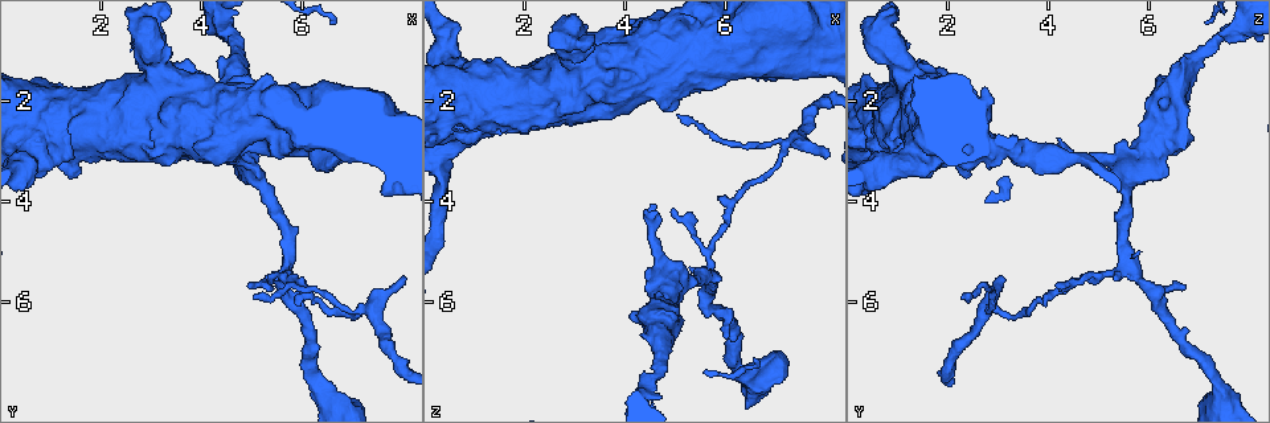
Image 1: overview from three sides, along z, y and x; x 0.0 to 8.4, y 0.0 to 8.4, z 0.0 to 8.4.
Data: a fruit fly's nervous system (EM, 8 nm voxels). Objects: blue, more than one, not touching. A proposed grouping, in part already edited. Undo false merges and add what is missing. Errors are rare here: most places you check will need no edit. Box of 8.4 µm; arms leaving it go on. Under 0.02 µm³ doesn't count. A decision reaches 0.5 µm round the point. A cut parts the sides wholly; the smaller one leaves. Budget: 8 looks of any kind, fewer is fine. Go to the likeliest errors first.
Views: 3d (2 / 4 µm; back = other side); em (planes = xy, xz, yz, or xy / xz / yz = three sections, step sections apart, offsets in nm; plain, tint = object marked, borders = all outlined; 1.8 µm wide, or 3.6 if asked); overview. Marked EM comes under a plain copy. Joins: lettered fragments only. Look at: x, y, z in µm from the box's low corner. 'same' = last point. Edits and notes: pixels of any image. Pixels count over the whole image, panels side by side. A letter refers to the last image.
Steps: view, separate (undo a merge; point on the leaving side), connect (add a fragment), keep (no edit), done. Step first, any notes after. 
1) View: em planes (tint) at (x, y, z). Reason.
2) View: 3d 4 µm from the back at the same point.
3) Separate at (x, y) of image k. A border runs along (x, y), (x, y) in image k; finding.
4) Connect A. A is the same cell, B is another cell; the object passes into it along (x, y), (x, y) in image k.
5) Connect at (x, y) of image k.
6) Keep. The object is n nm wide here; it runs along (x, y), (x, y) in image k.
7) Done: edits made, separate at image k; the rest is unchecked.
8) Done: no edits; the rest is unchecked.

View: em planes (borders) at (7.35, 6.10, 2.80). Sharp bend.

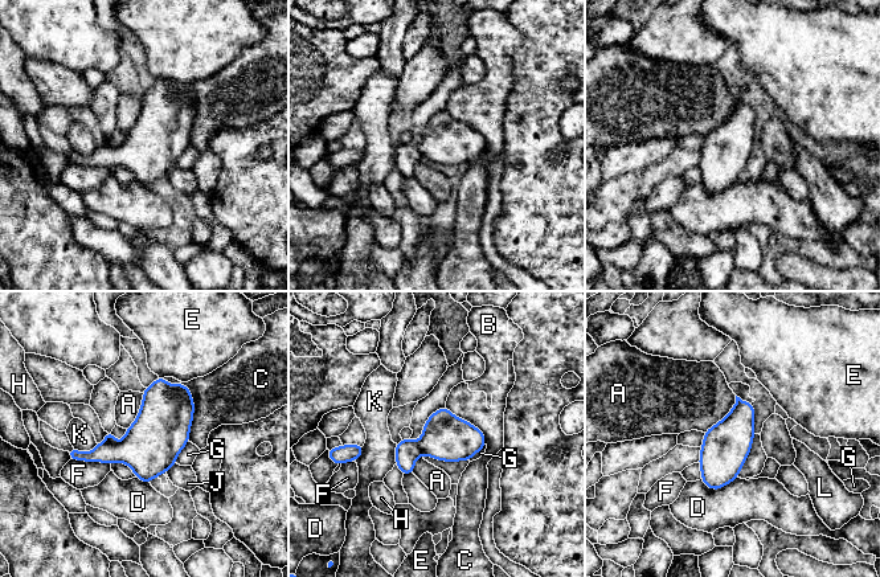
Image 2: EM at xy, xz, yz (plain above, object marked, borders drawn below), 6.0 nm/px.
Separate at (150, 446) of image 2. A, B, C, D, E, F, G, H, J, K and L are other cells; a border runs along (103, 441), (114, 443) in image 2; two neurons meet here.

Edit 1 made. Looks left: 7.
View: em xz step 8 (tint) at (5.70, 5.25, 5.60). Narrows sharply.

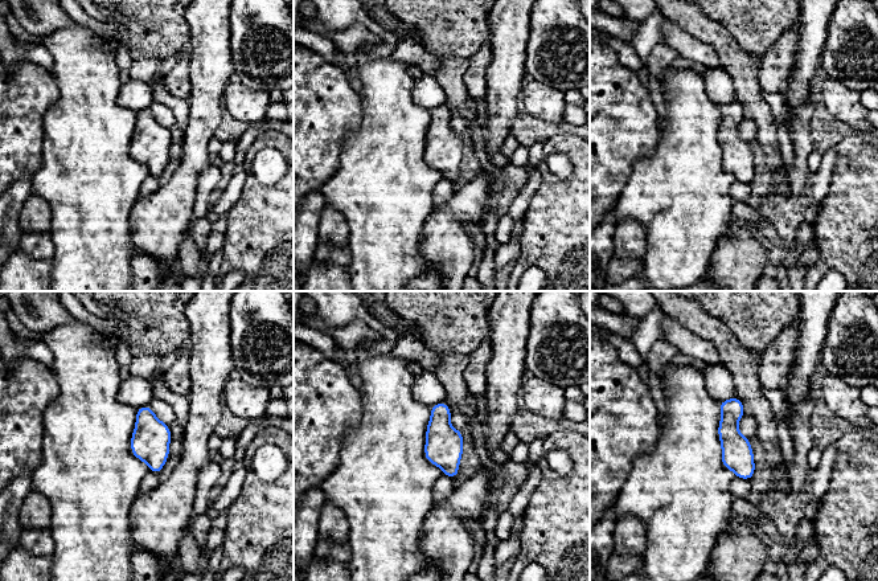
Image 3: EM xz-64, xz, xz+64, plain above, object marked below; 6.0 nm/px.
View: em planes (borders) at the same point.

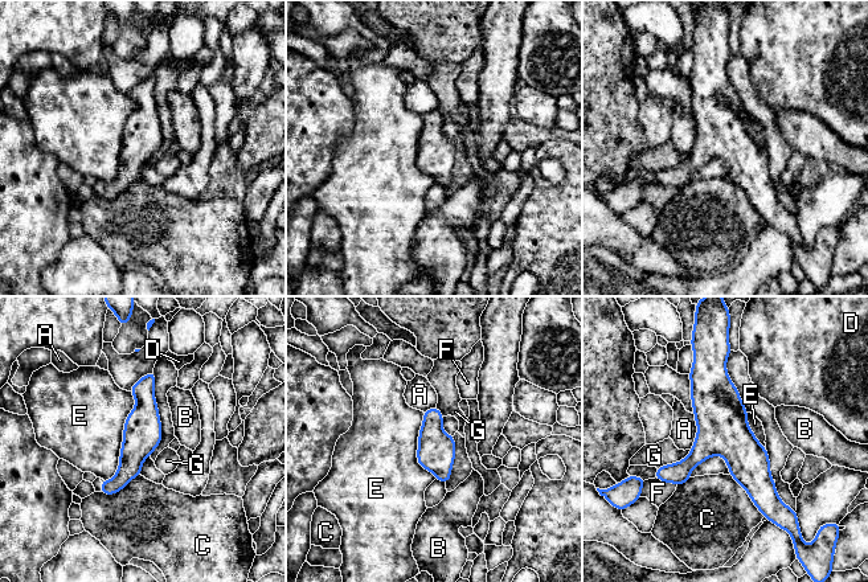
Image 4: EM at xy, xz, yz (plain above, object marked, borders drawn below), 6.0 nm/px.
Keep. The object is 220 nm wide here; A, B, C, D, E, F and G are other cells; it runs along (716, 367), (723, 429), (769, 513) in image 4; all the same neuron.

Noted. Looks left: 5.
View: em 3.6 µm planes (borders) at (3.20, 1.25, 1.20). Narrows sharply.

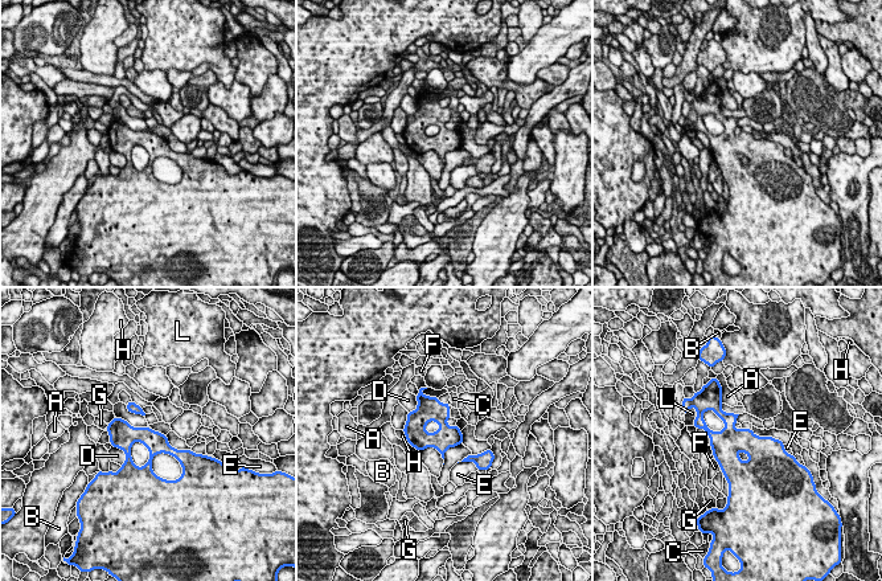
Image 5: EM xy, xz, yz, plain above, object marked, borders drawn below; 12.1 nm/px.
Keep. The object is 260 nm wide here; A, B, C, D, E, F, G, H and L are other cells; a border runs along (165, 436), (172, 446), (191, 450) in image 5; all the same neuron.

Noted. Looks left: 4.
Done: edits made, separate at image 2; the rest is unchecked.

